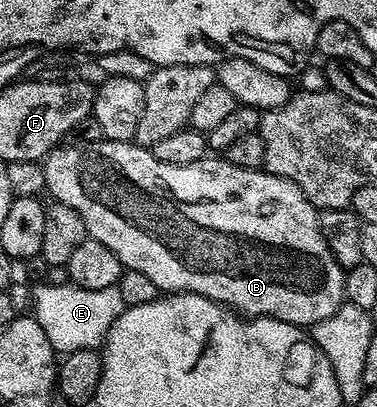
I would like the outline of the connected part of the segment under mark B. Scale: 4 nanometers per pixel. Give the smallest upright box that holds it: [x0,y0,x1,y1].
[43,140,345,326]

